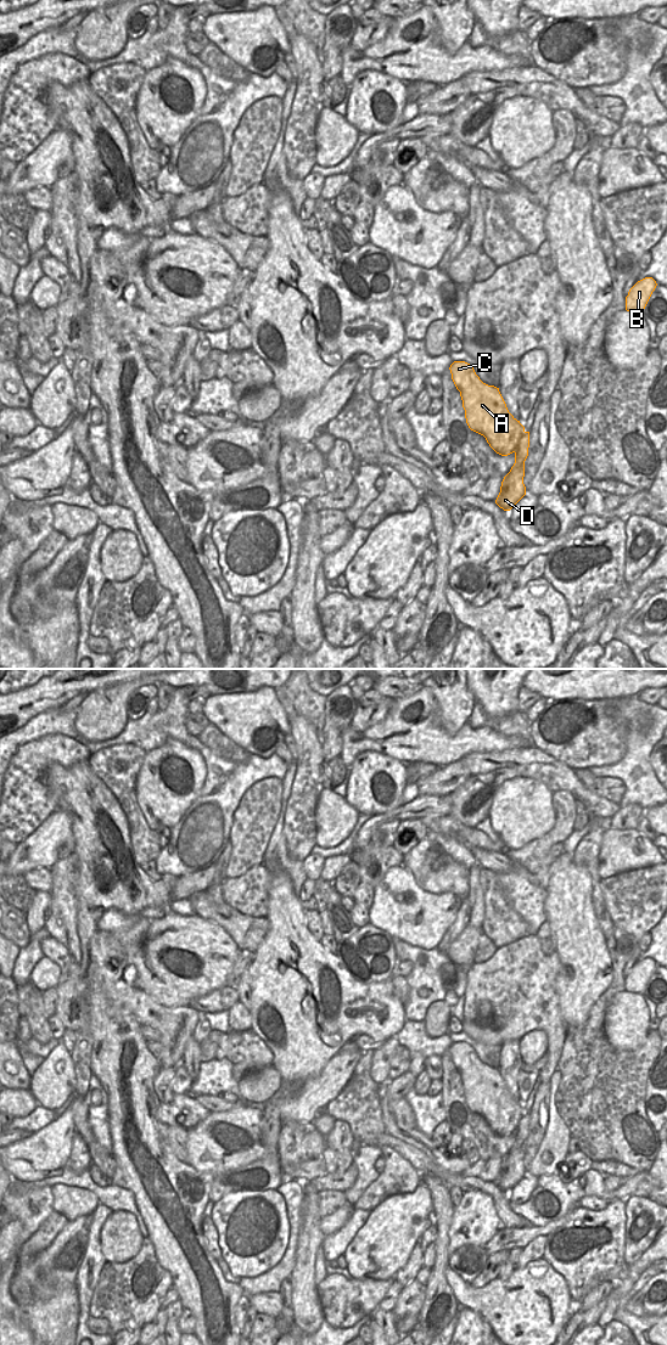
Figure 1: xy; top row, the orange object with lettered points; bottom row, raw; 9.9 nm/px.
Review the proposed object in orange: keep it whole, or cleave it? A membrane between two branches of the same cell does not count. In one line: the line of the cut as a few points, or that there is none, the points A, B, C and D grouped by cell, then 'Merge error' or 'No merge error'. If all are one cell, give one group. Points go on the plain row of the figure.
Split along xy (525, 1113), (515, 1134). Groups: A B C / D. Merge error

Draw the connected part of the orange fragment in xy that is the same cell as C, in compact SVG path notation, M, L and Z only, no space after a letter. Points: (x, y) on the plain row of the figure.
M454 1042L449 1051L460 1073L469 1109L483 1116L497 1135L516 1133L525 1108L509 1093L499 1069L483 1064L465 1042Z

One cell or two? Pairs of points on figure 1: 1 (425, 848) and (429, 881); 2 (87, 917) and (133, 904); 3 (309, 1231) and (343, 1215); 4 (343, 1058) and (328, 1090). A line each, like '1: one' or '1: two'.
1: one
2: one
3: two
4: one

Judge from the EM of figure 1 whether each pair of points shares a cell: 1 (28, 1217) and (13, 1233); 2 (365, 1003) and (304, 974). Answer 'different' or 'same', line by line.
1: different
2: same

